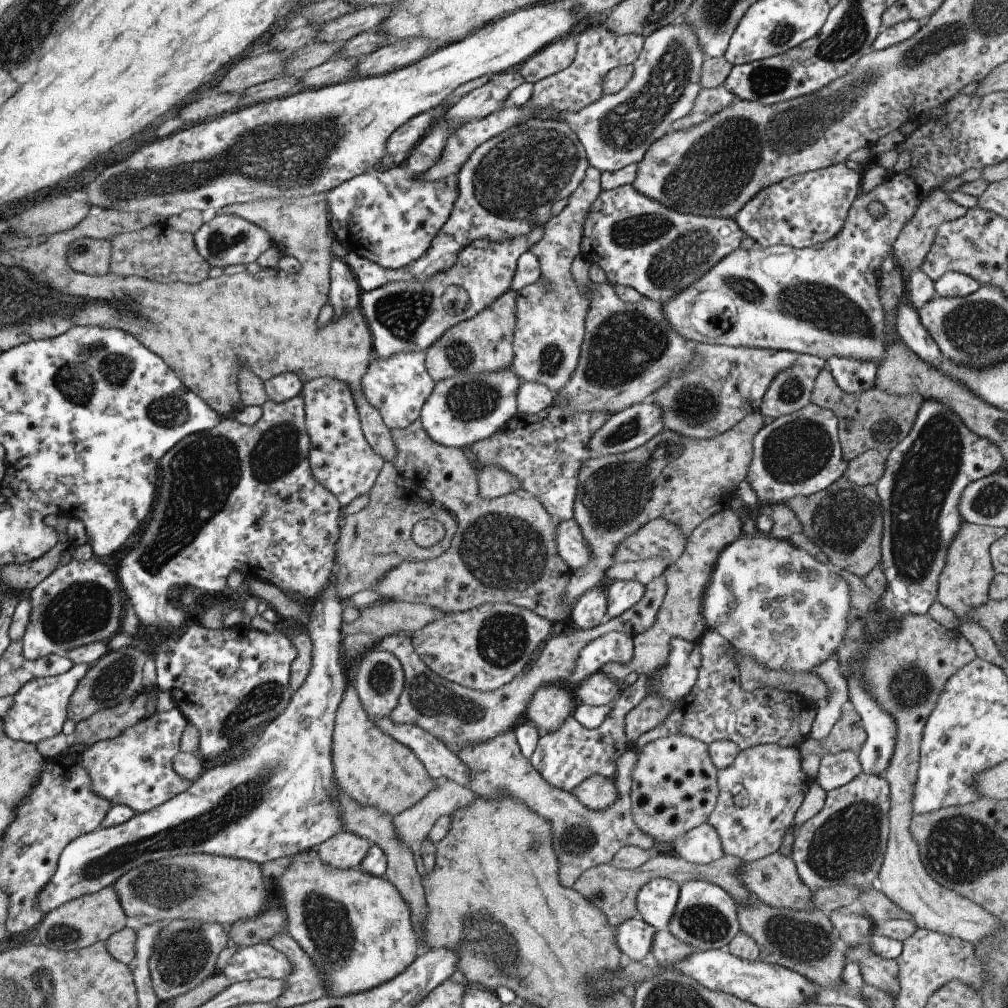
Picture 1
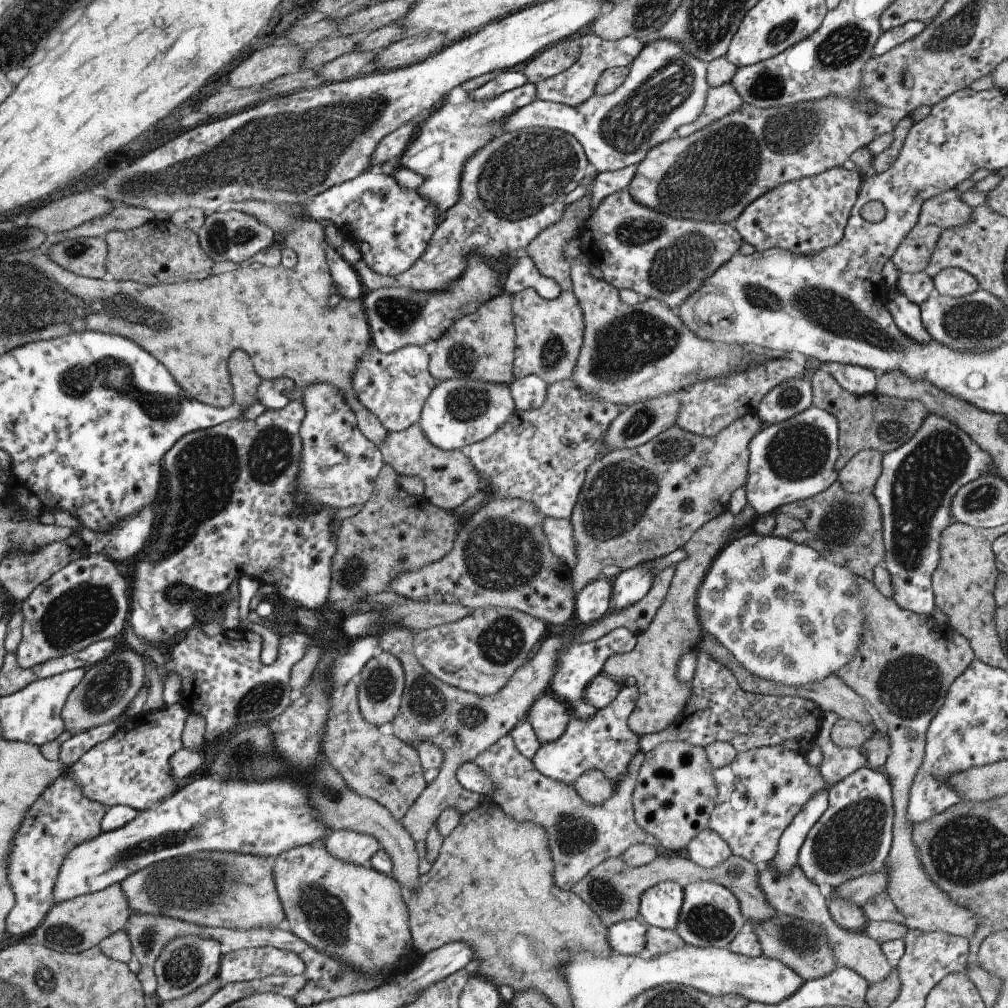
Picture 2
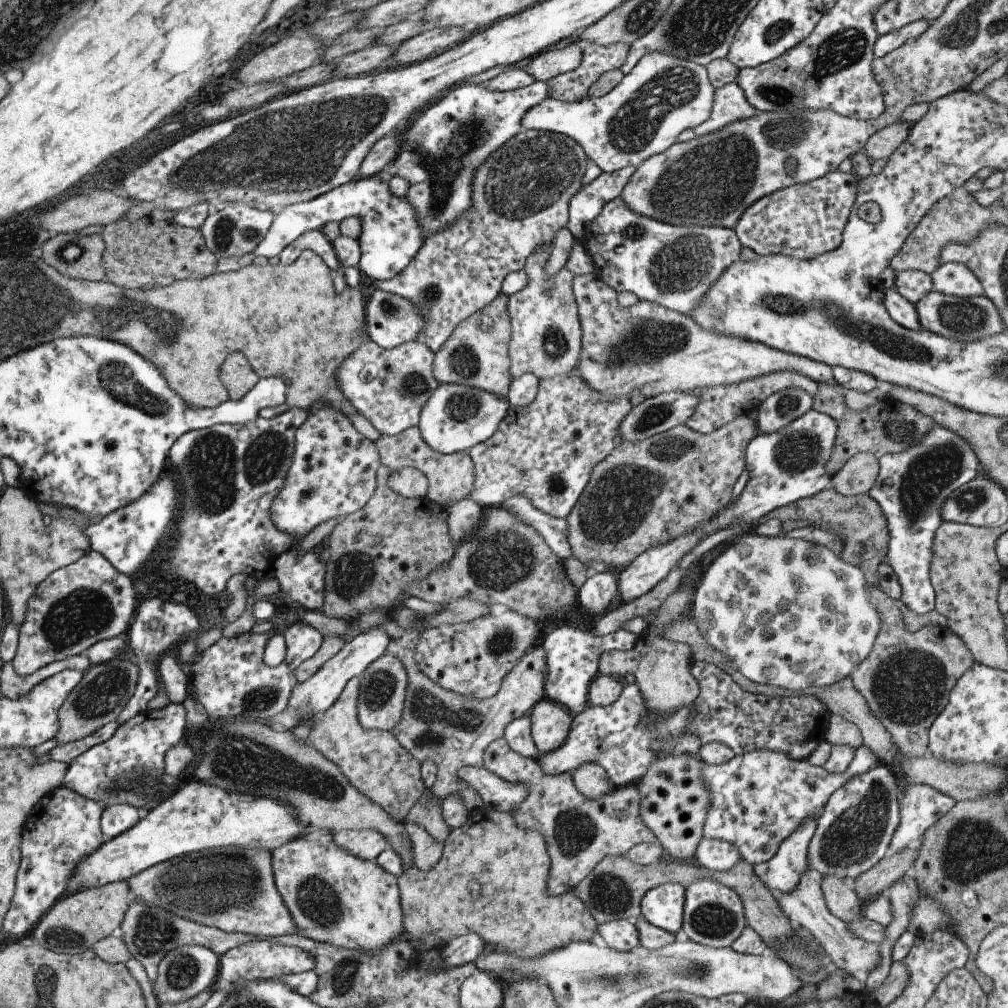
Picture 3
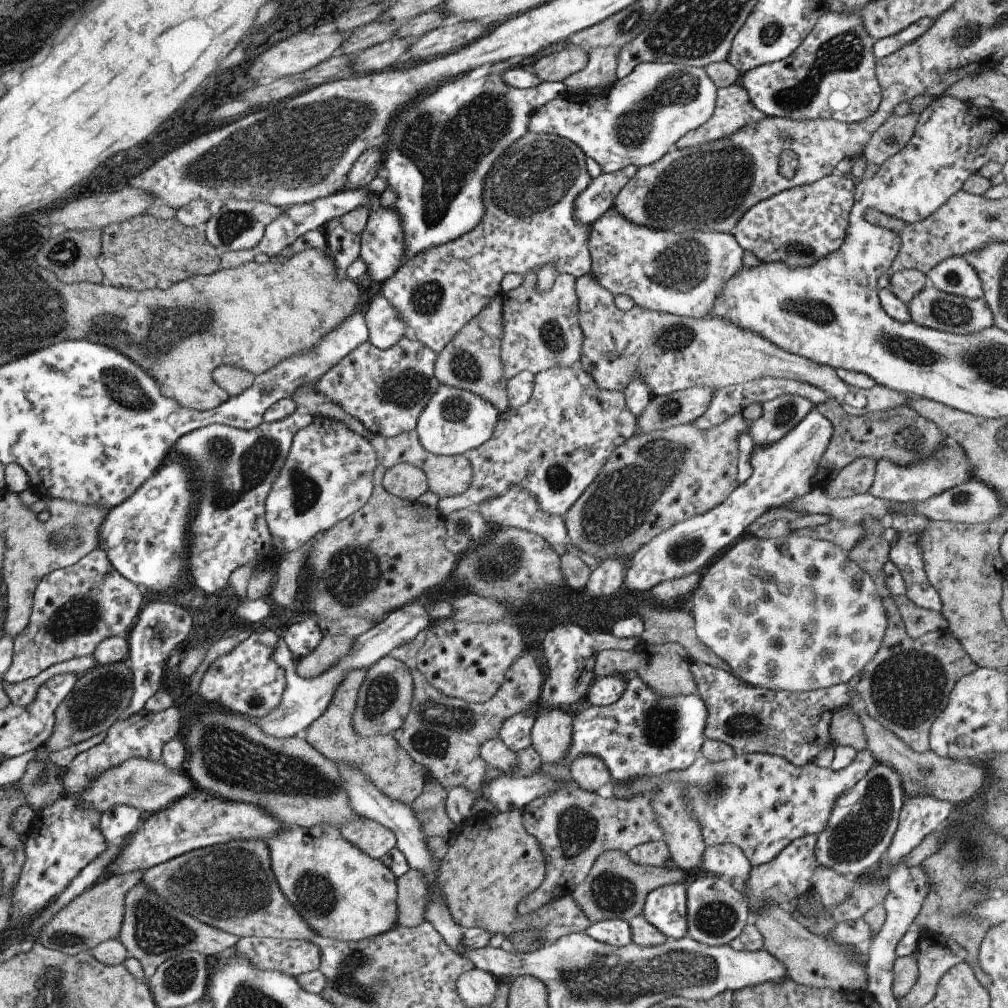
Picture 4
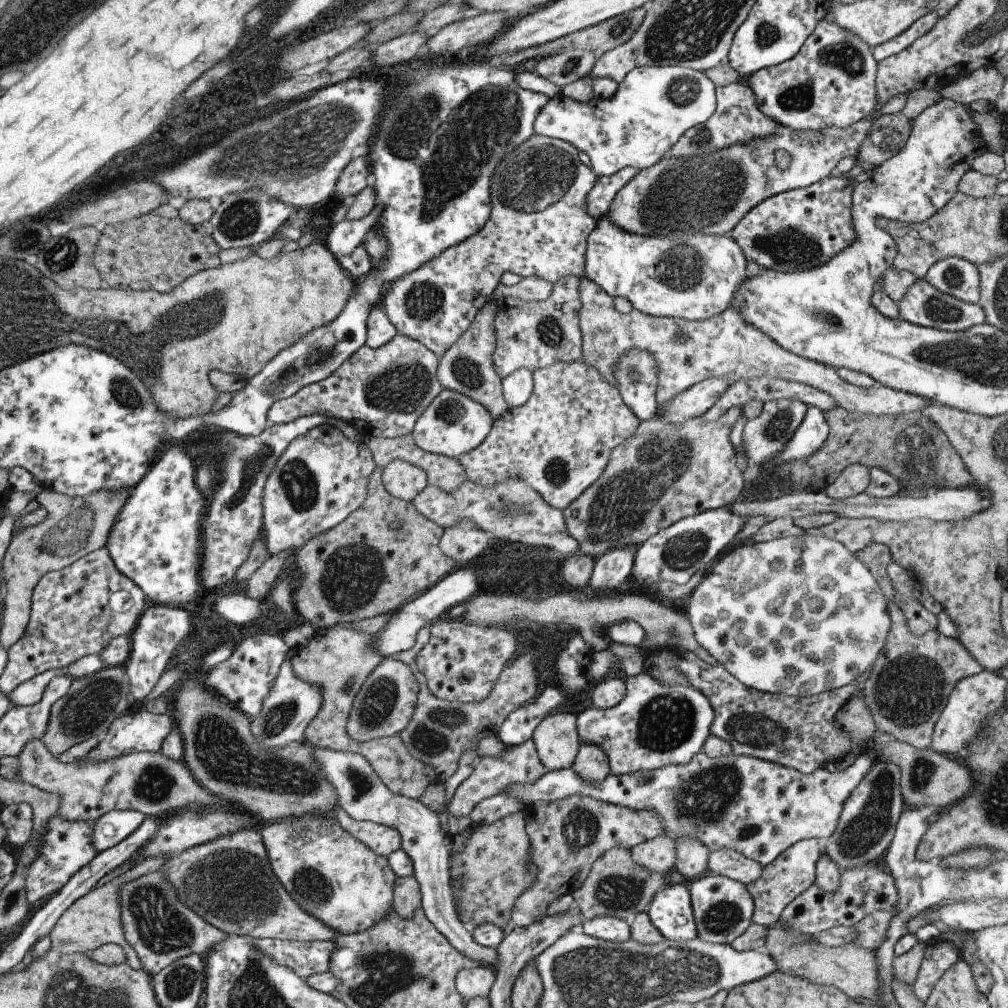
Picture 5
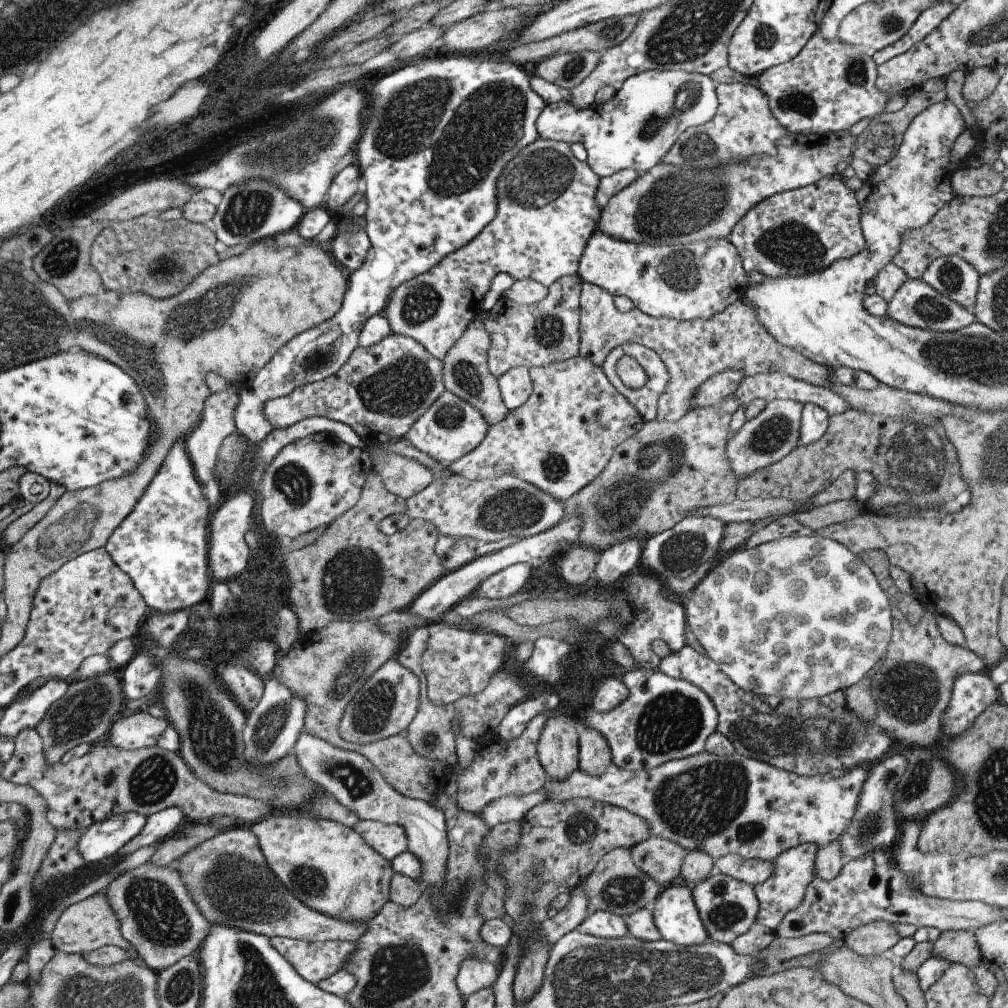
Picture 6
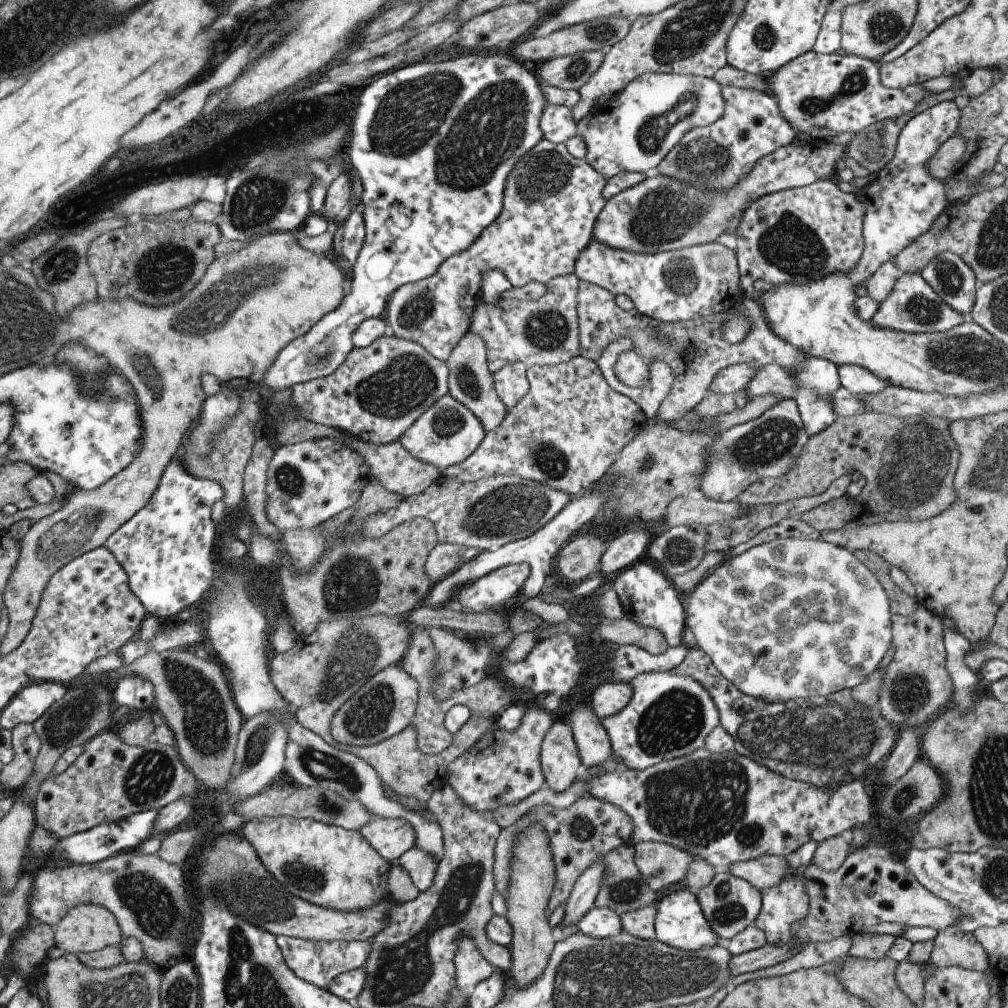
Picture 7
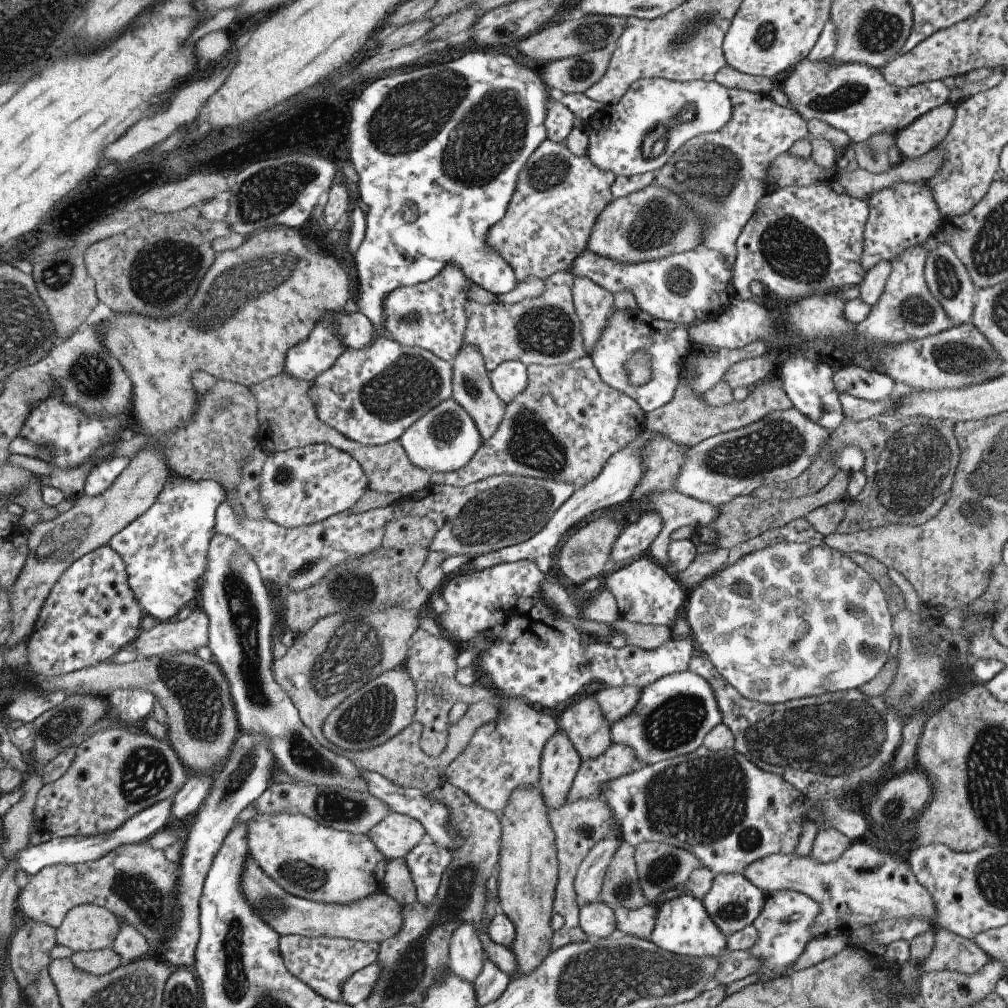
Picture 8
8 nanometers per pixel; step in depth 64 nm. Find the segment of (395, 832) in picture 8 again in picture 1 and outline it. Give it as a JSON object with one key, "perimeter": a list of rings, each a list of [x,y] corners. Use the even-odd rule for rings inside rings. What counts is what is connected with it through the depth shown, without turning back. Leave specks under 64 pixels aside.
{"perimeter":[[[340,831],[317,847],[320,859],[331,867],[354,869],[360,867],[371,844],[368,839],[349,831]]]}

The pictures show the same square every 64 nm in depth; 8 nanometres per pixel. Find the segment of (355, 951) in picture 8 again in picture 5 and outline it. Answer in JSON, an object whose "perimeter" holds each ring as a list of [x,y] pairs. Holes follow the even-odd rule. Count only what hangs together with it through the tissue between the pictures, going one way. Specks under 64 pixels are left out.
{"perimeter":[[[253,939],[256,950],[264,952],[266,956],[272,956],[274,962],[288,966],[306,979],[320,972],[330,970],[330,958],[336,950],[334,942],[328,941],[291,941],[288,939]]]}

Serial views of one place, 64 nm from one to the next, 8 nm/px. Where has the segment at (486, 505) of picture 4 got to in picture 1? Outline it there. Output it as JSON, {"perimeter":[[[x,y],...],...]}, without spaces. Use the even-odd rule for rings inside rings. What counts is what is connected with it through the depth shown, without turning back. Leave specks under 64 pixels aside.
{"perimeter":[[[573,519],[559,521],[555,526],[554,541],[557,554],[572,572],[585,566],[589,561],[589,547]]]}

